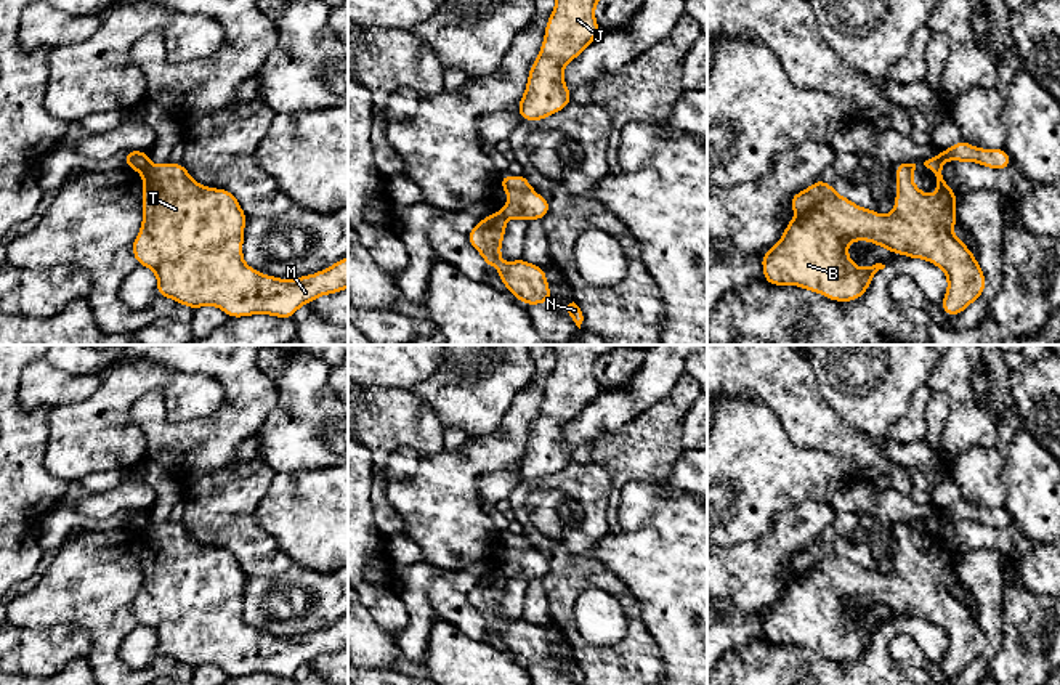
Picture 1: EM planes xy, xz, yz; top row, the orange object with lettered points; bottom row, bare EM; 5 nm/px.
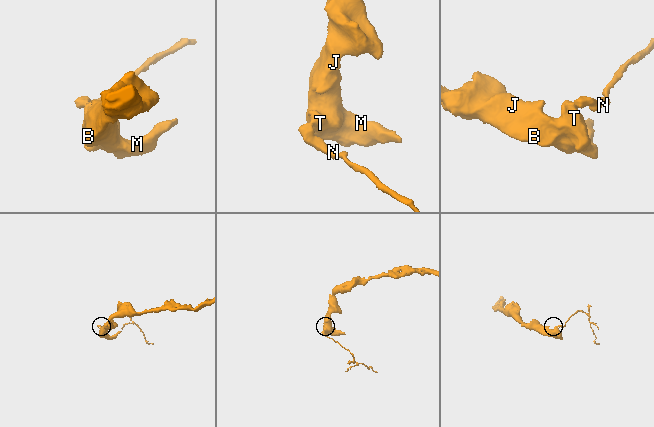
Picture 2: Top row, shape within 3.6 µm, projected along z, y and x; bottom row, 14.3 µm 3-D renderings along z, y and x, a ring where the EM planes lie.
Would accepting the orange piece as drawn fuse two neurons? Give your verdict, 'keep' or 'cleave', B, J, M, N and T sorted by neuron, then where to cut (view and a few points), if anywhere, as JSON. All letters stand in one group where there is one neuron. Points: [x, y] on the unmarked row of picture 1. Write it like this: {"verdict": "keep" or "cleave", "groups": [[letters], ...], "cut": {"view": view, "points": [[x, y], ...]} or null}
{"verdict": "cleave", "groups": [["B", "J", "M", "T"], ["N"]], "cut": {"view": "xy", "points": [[149, 522], [141, 533]]}}

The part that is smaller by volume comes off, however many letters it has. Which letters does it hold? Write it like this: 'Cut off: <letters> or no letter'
Cut off: N

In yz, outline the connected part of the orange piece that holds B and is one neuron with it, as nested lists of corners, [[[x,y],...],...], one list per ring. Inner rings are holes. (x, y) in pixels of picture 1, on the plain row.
[[[938,518],[903,521],[895,533],[896,557],[890,574],[853,563],[821,537],[792,555],[789,565],[799,574],[760,618],[767,643],[794,643],[834,661],[855,661],[885,624],[856,627],[847,605],[871,600],[892,613],[924,618],[941,627],[948,650],[940,666],[946,674],[957,675],[981,658],[986,637],[969,606],[953,594],[957,555],[946,544]],[[916,525],[935,533],[935,557],[912,542]]]

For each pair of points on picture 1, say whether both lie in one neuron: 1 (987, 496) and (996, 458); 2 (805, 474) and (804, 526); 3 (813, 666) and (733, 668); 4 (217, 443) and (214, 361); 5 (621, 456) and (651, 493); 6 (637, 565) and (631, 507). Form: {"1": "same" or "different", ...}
{"1": "same", "2": "different", "3": "same", "4": "same", "5": "different", "6": "different"}

